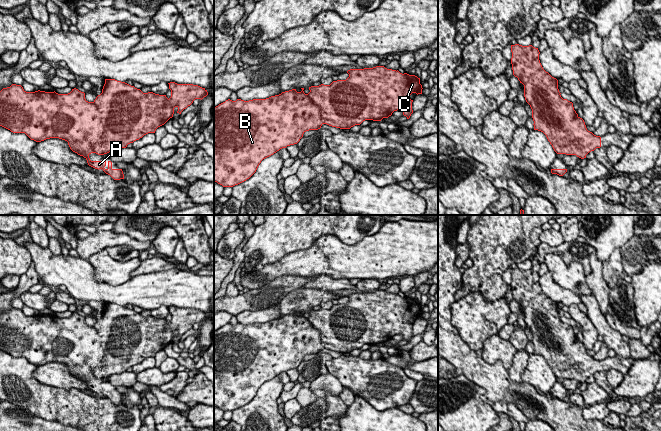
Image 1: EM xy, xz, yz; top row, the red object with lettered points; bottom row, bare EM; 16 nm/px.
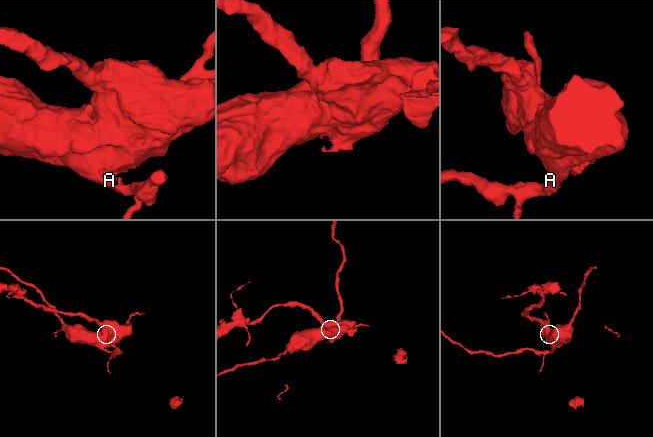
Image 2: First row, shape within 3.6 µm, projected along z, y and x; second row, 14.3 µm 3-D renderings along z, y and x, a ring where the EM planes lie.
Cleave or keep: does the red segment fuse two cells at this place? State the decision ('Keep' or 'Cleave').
Cleave

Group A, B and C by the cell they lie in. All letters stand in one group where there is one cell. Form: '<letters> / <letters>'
A B / C

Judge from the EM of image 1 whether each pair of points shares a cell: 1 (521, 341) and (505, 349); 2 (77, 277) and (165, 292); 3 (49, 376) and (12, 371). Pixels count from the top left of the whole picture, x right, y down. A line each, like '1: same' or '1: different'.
1: different
2: same
3: different

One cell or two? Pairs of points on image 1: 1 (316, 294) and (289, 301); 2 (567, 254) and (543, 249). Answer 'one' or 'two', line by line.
1: one
2: one

